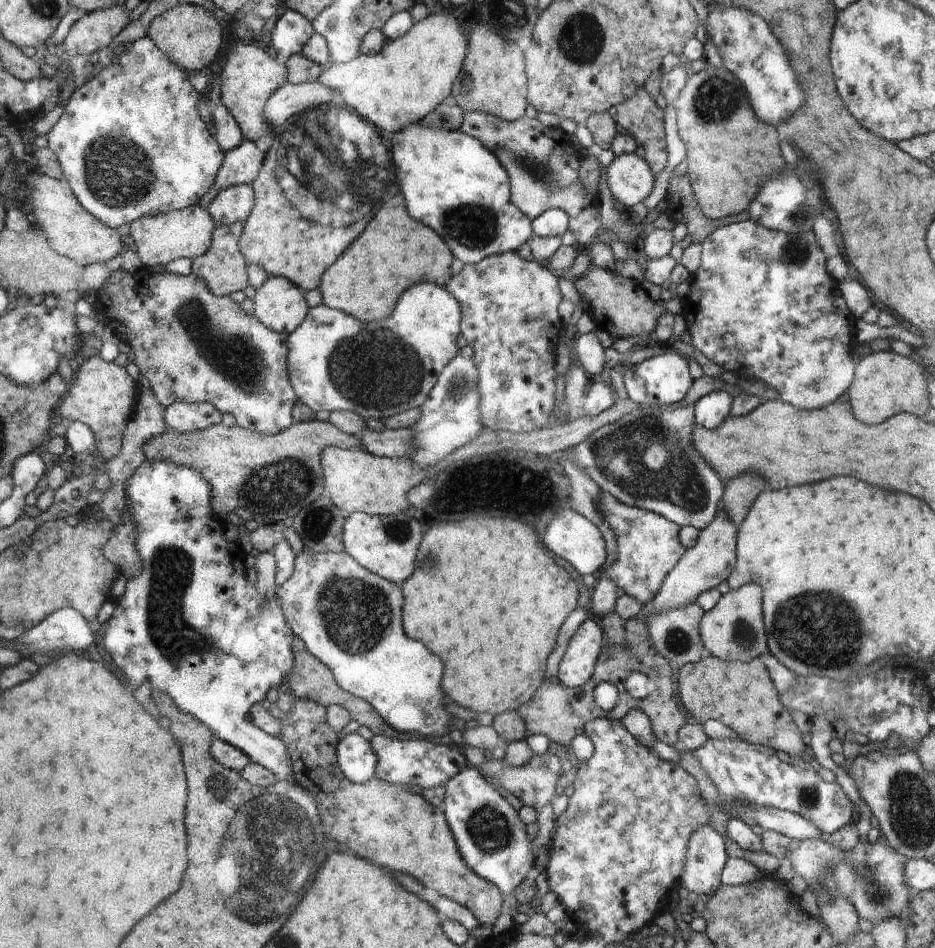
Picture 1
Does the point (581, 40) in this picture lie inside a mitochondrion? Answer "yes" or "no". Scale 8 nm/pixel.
yes

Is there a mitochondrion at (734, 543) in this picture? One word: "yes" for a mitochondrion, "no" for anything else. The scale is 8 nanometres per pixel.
no

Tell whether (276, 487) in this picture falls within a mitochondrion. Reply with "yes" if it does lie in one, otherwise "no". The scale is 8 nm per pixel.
yes

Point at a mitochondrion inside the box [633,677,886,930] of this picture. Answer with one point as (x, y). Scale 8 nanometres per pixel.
(808, 795)

